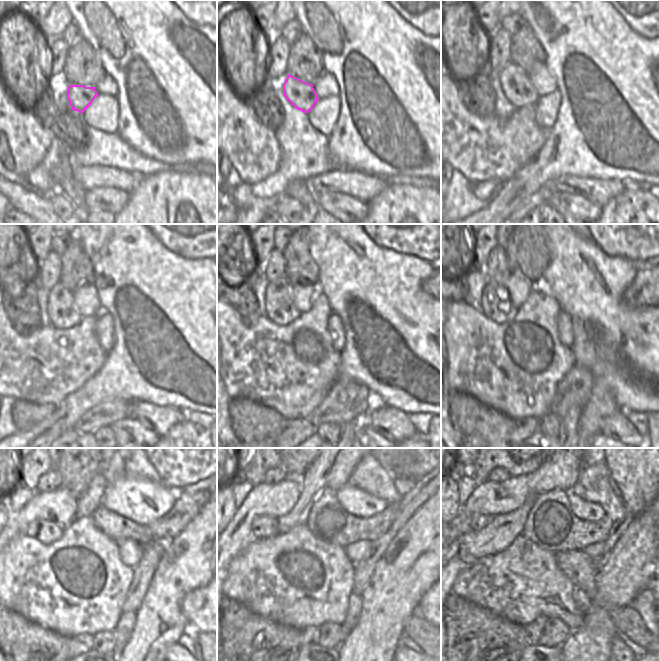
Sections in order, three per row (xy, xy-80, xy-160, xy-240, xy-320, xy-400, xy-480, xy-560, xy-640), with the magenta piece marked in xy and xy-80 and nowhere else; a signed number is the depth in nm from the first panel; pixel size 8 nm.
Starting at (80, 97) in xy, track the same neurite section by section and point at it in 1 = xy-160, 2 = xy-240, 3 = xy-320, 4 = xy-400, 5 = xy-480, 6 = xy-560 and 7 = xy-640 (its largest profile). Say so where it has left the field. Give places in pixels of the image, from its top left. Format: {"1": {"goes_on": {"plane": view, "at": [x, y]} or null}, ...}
{"1": {"goes_on": {"plane": "xy-160", "at": [517, 88]}}, "2": {"goes_on": {"plane": "xy-240", "at": [62, 313]}}, "3": {"goes_on": {"plane": "xy-320", "at": [279, 308]}}, "4": {"goes_on": {"plane": "xy-400", "at": [493, 294]}}, "5": {"goes_on": {"plane": "xy-480", "at": [46, 531]}}, "6": {"goes_on": {"plane": "xy-560", "at": [264, 526]}}, "7": {"goes_on": {"plane": "xy-640", "at": [478, 521]}}}

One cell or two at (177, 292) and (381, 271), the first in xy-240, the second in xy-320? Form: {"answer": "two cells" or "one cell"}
{"answer": "one cell"}

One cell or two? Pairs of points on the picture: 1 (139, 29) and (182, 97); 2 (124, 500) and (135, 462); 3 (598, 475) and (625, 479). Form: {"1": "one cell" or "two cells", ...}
{"1": "one cell", "2": "two cells", "3": "two cells"}

